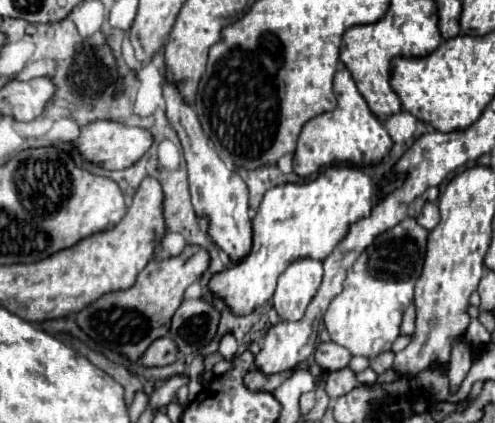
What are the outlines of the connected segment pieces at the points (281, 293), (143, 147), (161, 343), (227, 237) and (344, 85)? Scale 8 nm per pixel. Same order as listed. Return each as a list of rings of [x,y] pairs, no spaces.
[[[298,259],[278,279],[272,305],[284,321],[298,321],[322,283],[322,261]]]
[[[92,121],[80,127],[80,135],[72,141],[72,145],[90,163],[96,163],[104,169],[126,169],[134,165],[150,149],[152,135],[142,127],[126,127],[114,121]]]
[[[168,335],[156,339],[148,349],[146,353],[142,355],[140,363],[144,367],[162,367],[162,365],[170,365],[176,361],[176,343],[172,343],[172,339]]]
[[[164,83],[164,97],[166,97],[166,117],[180,139],[182,153],[186,159],[194,211],[210,219],[212,239],[228,253],[230,259],[238,261],[244,255],[248,255],[252,247],[252,219],[248,215],[248,187],[238,177],[238,173],[230,171],[224,165],[224,161],[218,157],[218,153],[208,145],[208,139],[202,133],[202,127],[194,109],[188,103],[184,103],[180,91],[172,83]]]
[[[340,69],[334,77],[334,95],[338,101],[336,109],[310,119],[300,131],[298,147],[294,151],[294,173],[300,177],[308,177],[332,163],[350,163],[354,167],[376,165],[392,149],[390,135],[372,115],[346,69]]]

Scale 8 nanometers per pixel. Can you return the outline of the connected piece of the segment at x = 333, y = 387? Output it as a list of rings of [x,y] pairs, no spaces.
[[[340,369],[340,371],[334,371],[334,373],[328,373],[326,377],[326,393],[330,395],[332,401],[336,401],[338,397],[350,393],[352,389],[356,387],[362,387],[366,383],[360,383],[356,379],[356,373],[352,369]]]

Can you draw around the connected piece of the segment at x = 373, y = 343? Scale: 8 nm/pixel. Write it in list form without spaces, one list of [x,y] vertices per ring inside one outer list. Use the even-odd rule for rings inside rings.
[[[406,217],[396,227],[384,231],[374,243],[358,257],[348,271],[344,291],[336,295],[324,313],[324,325],[330,339],[346,347],[352,355],[376,357],[390,351],[392,343],[400,335],[400,321],[406,307],[414,297],[414,283],[420,277],[424,255],[426,255],[428,231]]]

